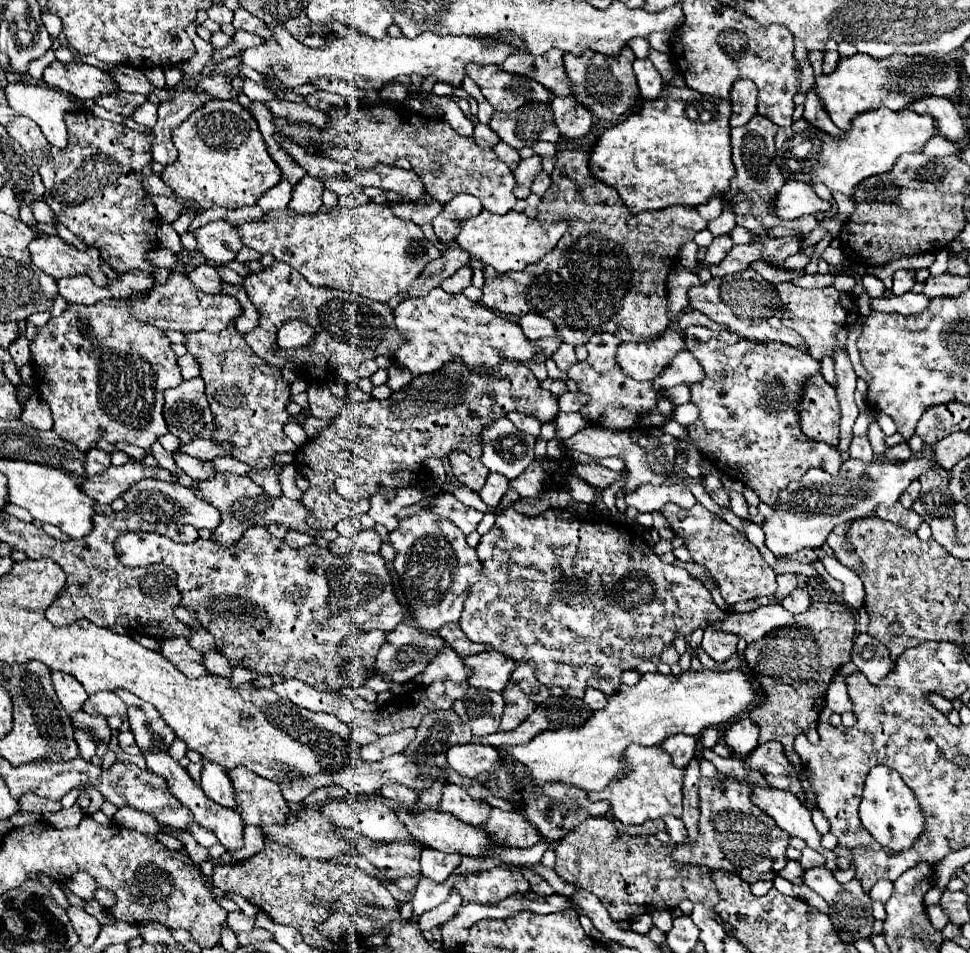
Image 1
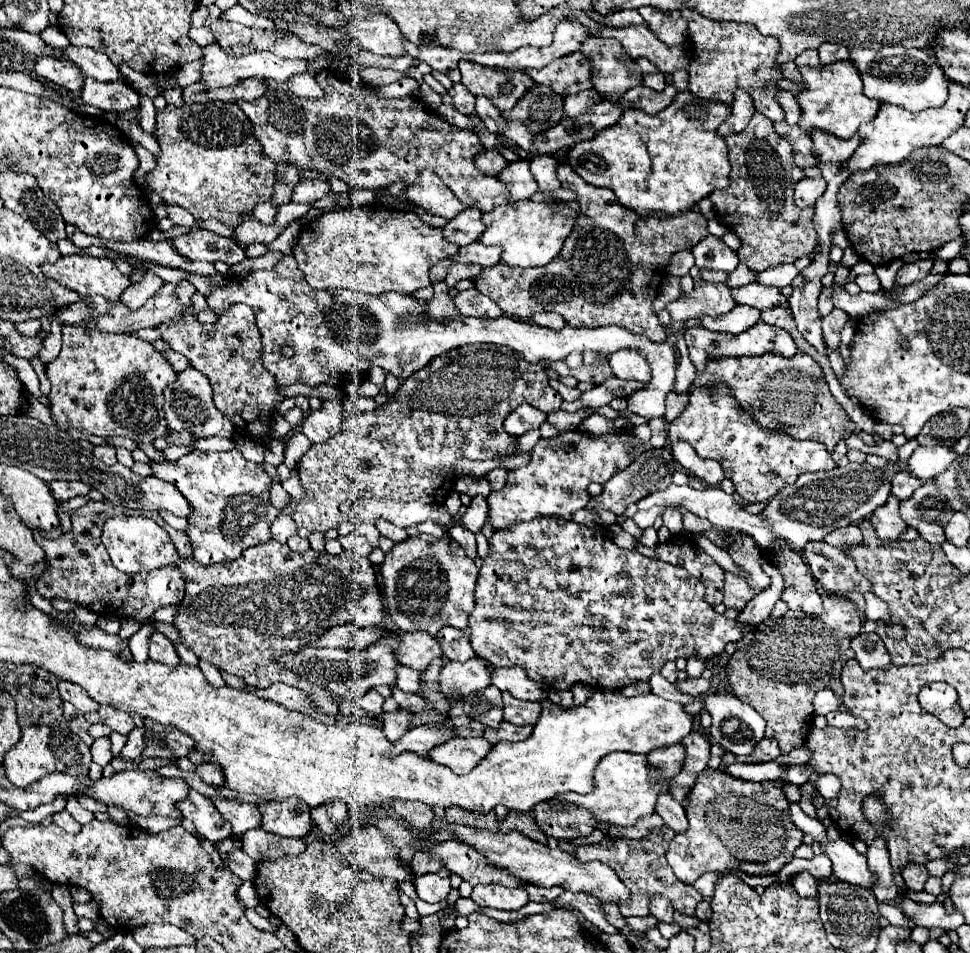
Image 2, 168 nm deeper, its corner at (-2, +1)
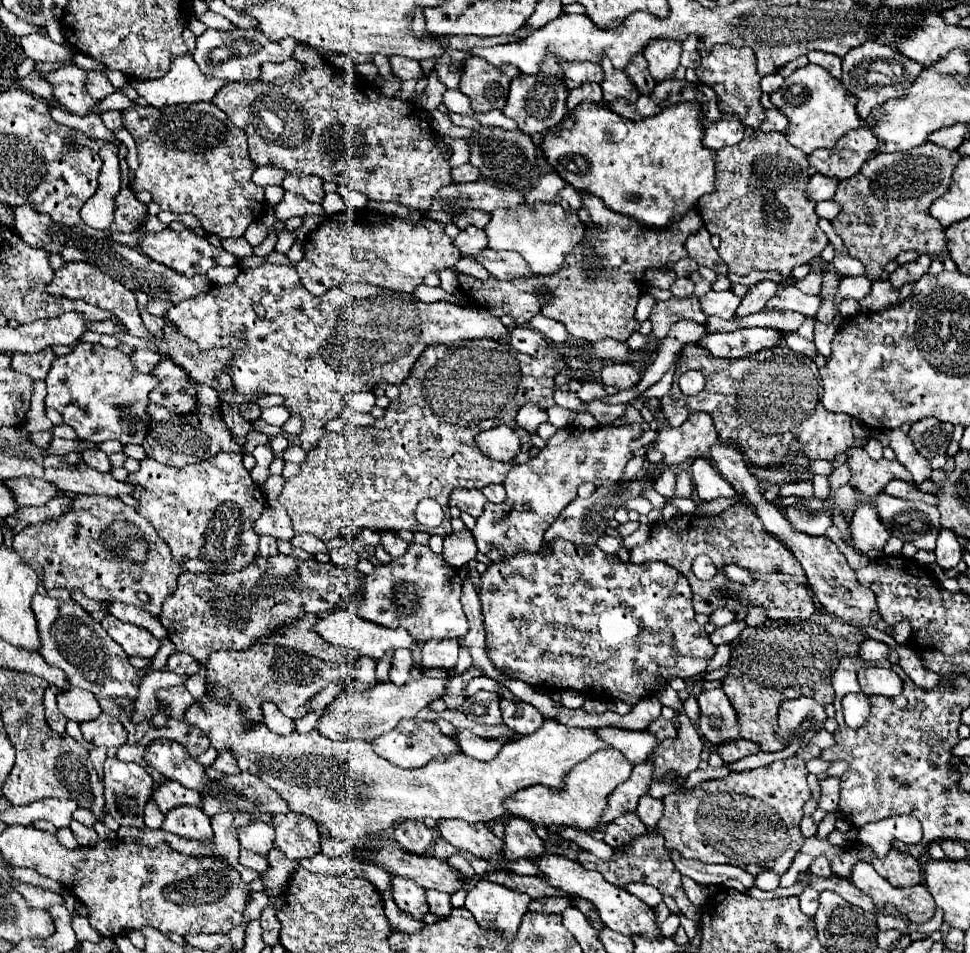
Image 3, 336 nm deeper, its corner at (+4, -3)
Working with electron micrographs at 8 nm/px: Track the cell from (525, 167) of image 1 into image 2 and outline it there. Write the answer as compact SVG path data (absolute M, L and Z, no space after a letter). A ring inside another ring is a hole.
M519 160L509 164L499 178L507 184L509 192L511 192L511 202L521 202L521 200L529 200L539 188L535 178L529 172L529 162L527 160Z

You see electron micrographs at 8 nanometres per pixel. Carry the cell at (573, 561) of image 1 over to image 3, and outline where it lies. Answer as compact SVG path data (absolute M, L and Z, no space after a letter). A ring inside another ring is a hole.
M557 540L557 544L553 544L553 550L545 556L541 556L541 552L533 554L533 556L513 556L513 560L507 560L505 564L489 564L489 568L481 574L481 592L479 592L479 600L483 606L483 618L485 618L485 634L487 634L487 654L491 658L491 662L505 672L511 678L519 678L527 684L531 684L533 688L539 690L577 690L581 694L595 694L601 698L615 698L627 704L635 704L645 696L655 696L665 684L669 684L669 680L673 678L695 678L699 674L705 672L709 660L715 654L715 646L711 644L707 632L703 630L701 624L695 622L695 612L693 612L693 602L691 602L691 588L687 578L673 570L669 564L665 562L643 562L643 564L623 564L617 556L607 556L603 550L599 550L597 546L593 548L573 548L573 544L565 544L565 540Z

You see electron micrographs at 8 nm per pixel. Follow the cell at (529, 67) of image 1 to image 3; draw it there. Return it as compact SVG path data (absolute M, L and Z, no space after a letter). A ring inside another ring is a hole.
M567 62L567 78L565 78L565 86L569 90L577 88L579 84L585 82L603 82L603 68L601 64L593 64L593 62Z

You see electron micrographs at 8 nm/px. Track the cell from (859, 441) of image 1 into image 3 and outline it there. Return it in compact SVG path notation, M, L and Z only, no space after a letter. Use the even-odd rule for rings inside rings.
M843 463L840 467L836 468L830 475L830 490L833 492L839 487L845 485L845 482L849 482L851 478L851 470L847 466L847 463Z

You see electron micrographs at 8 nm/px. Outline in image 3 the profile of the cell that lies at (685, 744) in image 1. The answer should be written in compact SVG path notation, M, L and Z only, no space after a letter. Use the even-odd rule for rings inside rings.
M649 762L637 764L629 776L629 780L621 782L609 796L607 796L607 808L603 810L599 818L599 826L605 826L613 822L617 816L625 812L635 812L637 800L647 794L649 784L651 784L651 774L653 766Z

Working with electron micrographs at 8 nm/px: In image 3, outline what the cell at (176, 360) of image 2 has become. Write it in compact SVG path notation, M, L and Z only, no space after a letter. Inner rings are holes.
M135 350L129 356L133 362L133 368L137 368L139 372L145 372L145 374L149 374L155 368L157 360L161 360L161 356L151 352L151 350Z

